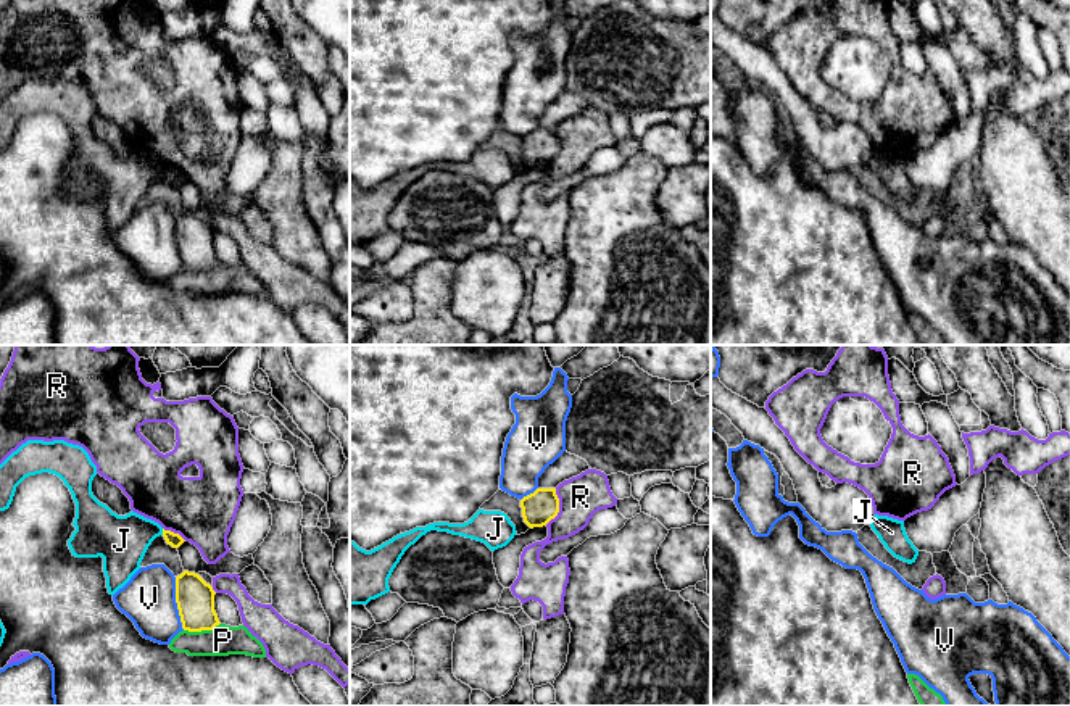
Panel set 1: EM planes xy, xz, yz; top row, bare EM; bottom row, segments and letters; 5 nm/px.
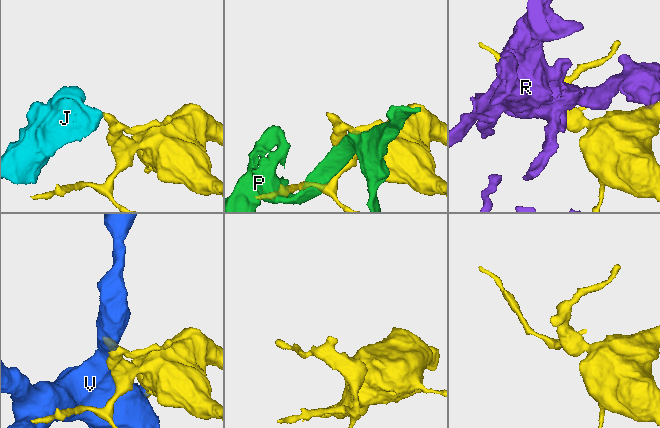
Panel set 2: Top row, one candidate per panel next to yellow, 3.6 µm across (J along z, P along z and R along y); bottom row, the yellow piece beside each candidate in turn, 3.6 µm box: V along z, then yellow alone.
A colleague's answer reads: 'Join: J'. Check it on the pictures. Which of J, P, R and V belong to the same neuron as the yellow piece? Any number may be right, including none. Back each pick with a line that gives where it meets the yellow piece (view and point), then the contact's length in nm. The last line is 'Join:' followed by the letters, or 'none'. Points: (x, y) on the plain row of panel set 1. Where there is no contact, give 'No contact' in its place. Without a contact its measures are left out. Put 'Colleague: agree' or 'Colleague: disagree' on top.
Colleague: disagree
Join: none

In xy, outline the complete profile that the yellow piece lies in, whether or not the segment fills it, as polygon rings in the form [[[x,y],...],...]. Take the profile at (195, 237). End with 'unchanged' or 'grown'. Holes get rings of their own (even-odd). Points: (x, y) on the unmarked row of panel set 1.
[[[184,210],[176,216],[176,242],[184,269],[213,269],[221,263],[214,250],[214,234],[213,226],[195,211]]]; unchanged

